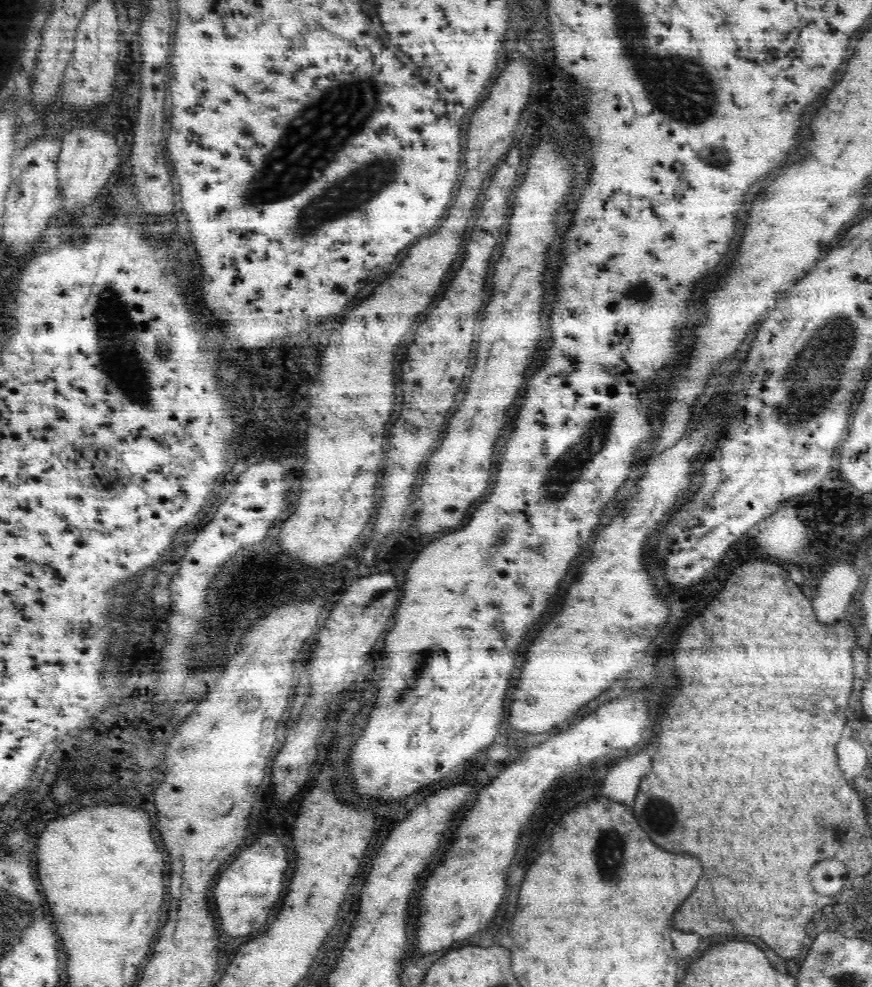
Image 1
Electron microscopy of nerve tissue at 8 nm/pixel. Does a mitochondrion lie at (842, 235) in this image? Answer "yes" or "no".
no

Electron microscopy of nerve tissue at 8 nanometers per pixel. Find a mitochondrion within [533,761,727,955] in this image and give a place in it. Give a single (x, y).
(610, 848)

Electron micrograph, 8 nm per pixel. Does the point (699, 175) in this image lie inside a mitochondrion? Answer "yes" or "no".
no

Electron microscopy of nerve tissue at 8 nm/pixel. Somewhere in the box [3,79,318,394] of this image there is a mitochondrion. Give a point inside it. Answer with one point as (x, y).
(108, 358)

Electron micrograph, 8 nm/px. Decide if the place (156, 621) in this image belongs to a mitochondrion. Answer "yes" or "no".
no

